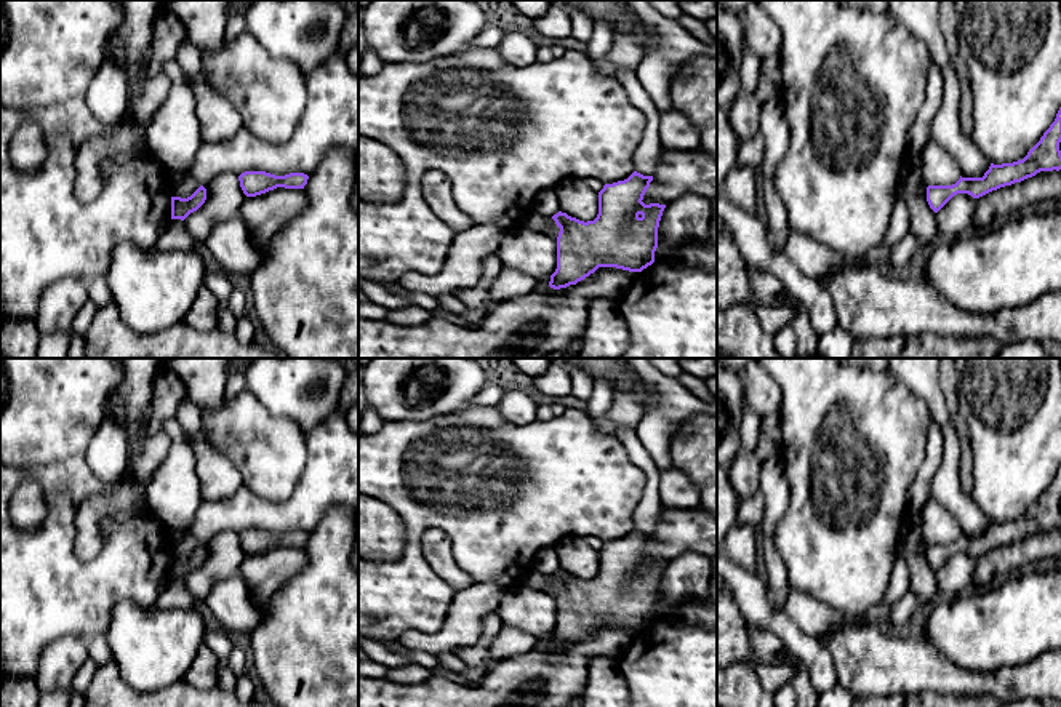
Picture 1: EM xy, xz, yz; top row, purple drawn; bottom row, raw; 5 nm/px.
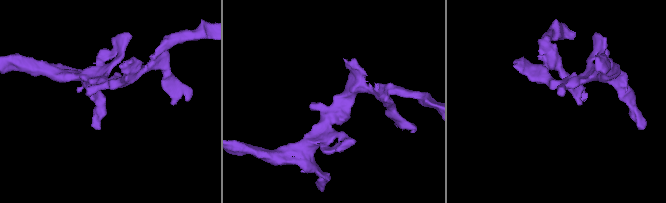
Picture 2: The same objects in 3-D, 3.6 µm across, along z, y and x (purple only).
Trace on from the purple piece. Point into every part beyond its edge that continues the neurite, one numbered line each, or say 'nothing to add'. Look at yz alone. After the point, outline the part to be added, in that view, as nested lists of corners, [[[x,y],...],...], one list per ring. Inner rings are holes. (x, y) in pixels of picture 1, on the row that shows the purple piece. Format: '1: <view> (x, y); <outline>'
nothing to add

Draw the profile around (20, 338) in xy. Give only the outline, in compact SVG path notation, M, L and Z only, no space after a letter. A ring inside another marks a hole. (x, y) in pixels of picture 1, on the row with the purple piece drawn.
M0 317L0 352L5 358L35 358L38 342L35 320Z

